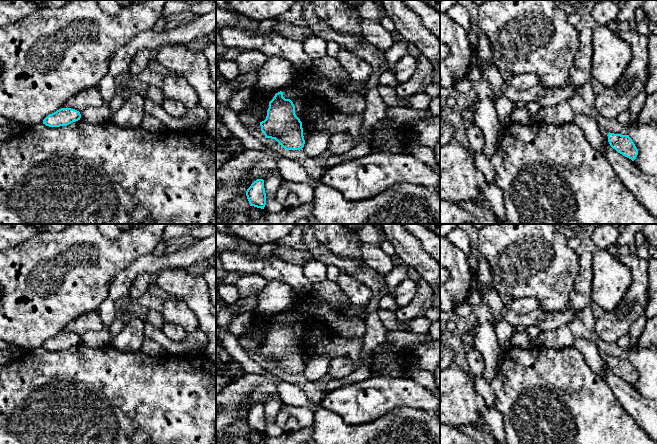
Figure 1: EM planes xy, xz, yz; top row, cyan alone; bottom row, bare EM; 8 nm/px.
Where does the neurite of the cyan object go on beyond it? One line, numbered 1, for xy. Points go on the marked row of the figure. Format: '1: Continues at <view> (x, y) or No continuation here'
1: No continuation here

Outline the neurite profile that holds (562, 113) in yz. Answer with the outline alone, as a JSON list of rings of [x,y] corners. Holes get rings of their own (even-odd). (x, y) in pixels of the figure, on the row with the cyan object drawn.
[[[562,101],[555,107],[541,107],[534,116],[534,122],[544,124],[565,124],[572,122],[575,113],[568,101]]]

